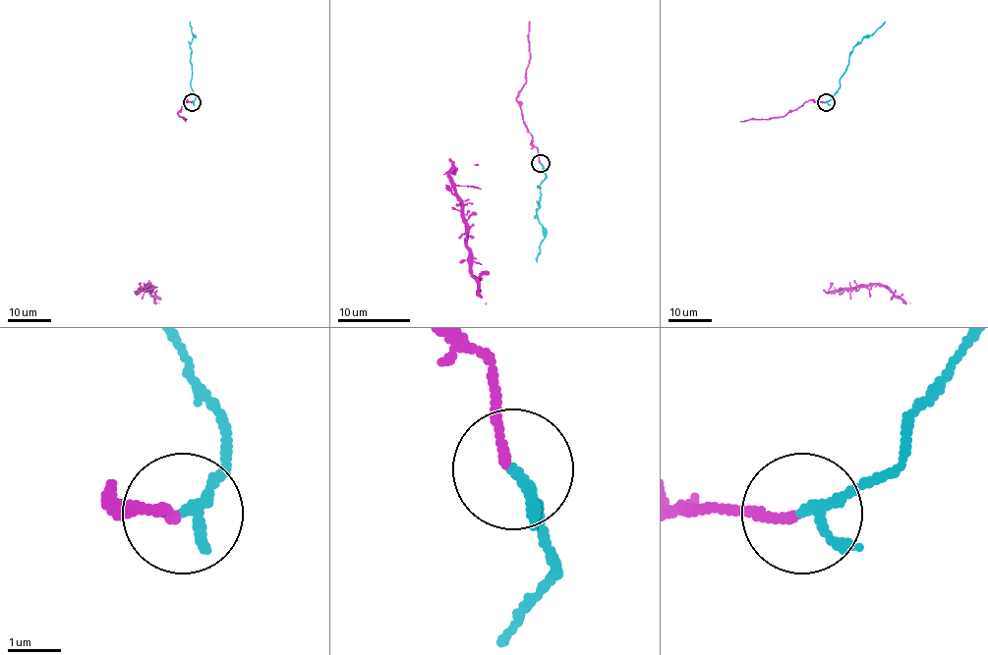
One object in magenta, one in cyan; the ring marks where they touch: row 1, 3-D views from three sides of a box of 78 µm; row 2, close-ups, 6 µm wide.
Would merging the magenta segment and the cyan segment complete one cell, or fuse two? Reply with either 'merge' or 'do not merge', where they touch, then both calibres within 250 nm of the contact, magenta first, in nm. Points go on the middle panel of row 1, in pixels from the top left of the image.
merge; place (541, 163); calibres 170 and 160 nm

